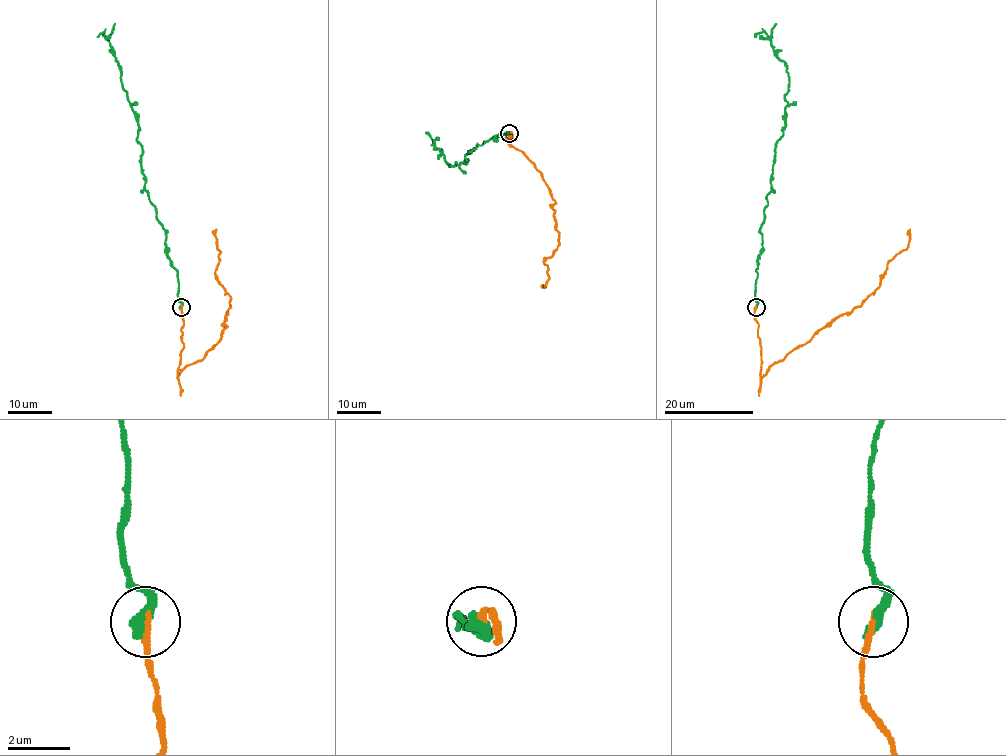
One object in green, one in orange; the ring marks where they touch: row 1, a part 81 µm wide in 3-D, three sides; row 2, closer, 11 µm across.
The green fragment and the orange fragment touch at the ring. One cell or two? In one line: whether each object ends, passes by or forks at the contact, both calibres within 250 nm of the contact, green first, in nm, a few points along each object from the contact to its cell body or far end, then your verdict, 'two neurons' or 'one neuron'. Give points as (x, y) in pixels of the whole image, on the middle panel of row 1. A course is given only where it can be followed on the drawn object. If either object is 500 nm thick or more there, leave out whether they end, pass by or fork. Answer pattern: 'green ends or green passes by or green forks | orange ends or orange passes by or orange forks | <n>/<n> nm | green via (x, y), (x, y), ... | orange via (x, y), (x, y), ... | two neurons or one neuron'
green ends | orange ends | 440/180 nm | green via (510, 133), (477, 144), (465, 156), (466, 162), (449, 167), (443, 153), (425, 132) | orange via (510, 133), (512, 138), (506, 139), (541, 173), (555, 202), (558, 248), (543, 261), (549, 280), (544, 287) | one neuron

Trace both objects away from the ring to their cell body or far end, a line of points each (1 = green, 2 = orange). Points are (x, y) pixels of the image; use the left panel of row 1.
1: (181, 307), (166, 230), (145, 188), (138, 116), (115, 51), (105, 34), (97, 37)
2: (181, 307), (178, 377), (227, 327), (229, 295), (215, 275), (220, 251), (216, 229)

